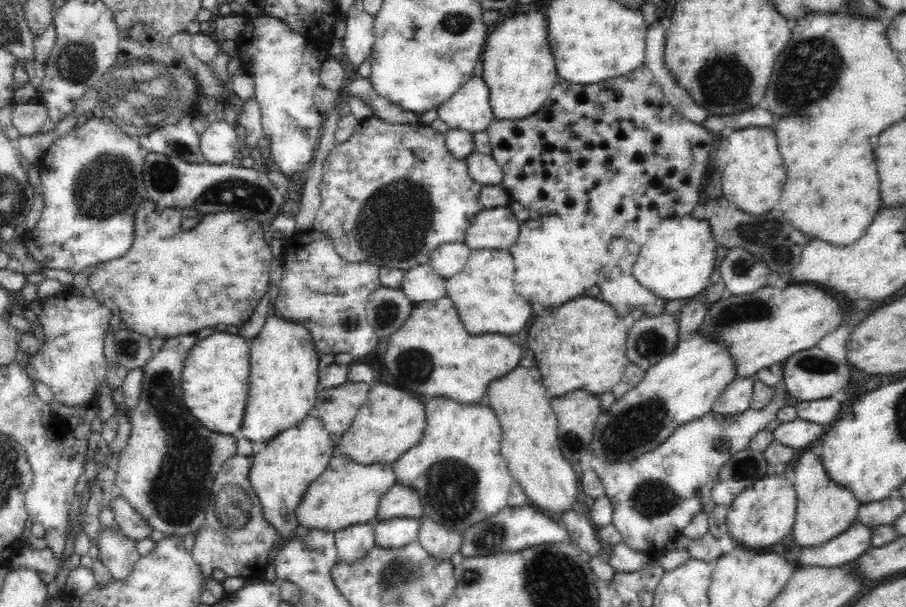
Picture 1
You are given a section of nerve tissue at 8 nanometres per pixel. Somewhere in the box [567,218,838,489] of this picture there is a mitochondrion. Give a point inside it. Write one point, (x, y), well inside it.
(638, 425)

